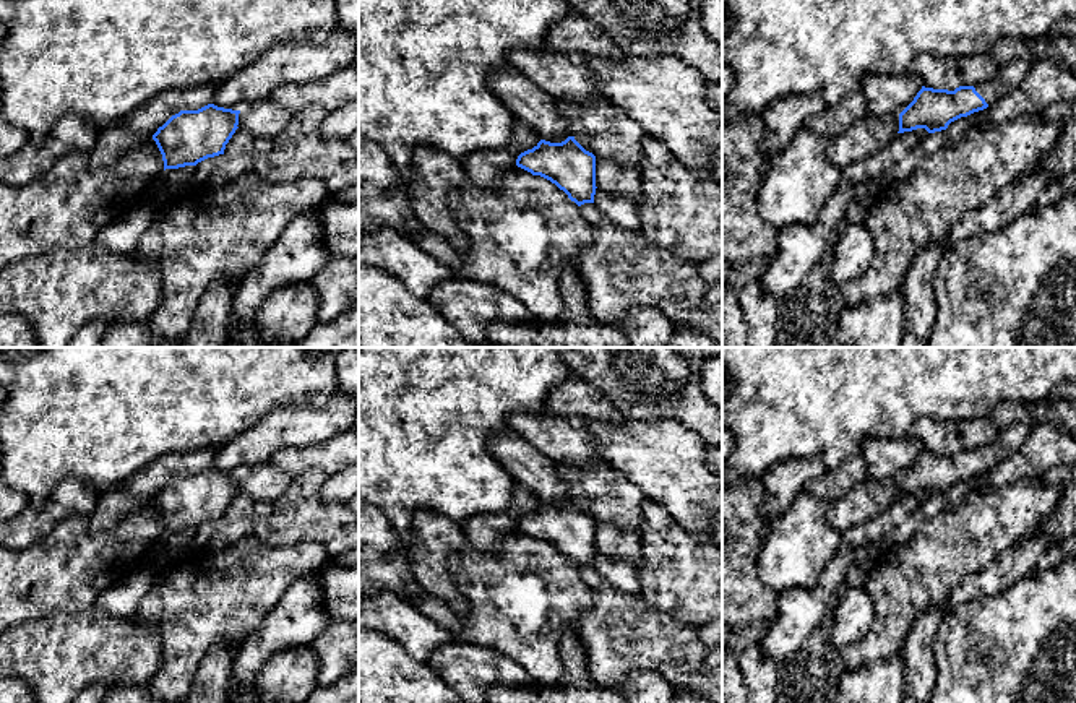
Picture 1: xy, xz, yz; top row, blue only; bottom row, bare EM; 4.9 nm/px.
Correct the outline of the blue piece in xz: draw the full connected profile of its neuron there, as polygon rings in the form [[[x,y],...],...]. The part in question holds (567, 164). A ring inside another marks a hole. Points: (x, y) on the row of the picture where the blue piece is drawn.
[[[575,136],[562,143],[540,140],[532,149],[518,156],[516,166],[550,180],[578,206],[594,203],[596,156],[586,151]]]

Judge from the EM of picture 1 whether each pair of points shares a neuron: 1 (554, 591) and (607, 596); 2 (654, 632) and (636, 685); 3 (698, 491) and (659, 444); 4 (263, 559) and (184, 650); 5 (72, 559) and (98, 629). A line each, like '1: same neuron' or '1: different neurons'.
1: different neurons
2: different neurons
3: same neuron
4: same neuron
5: different neurons

